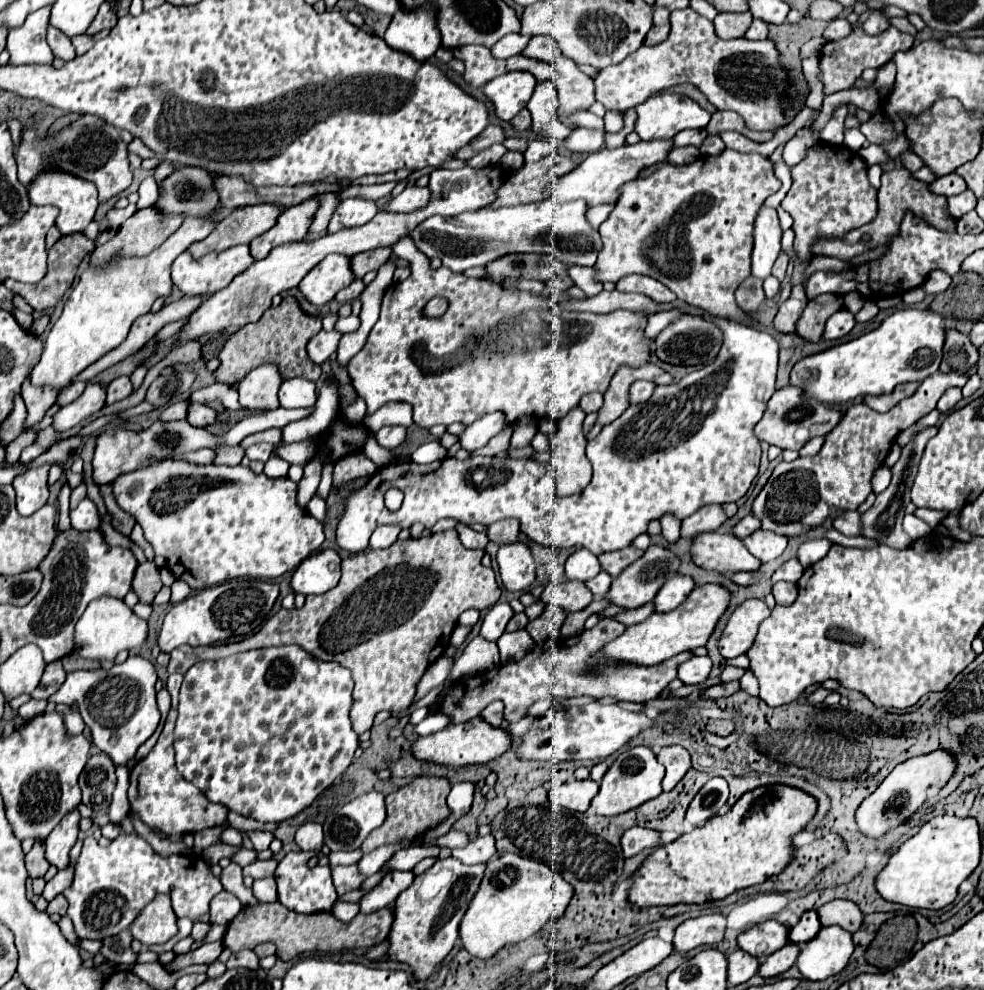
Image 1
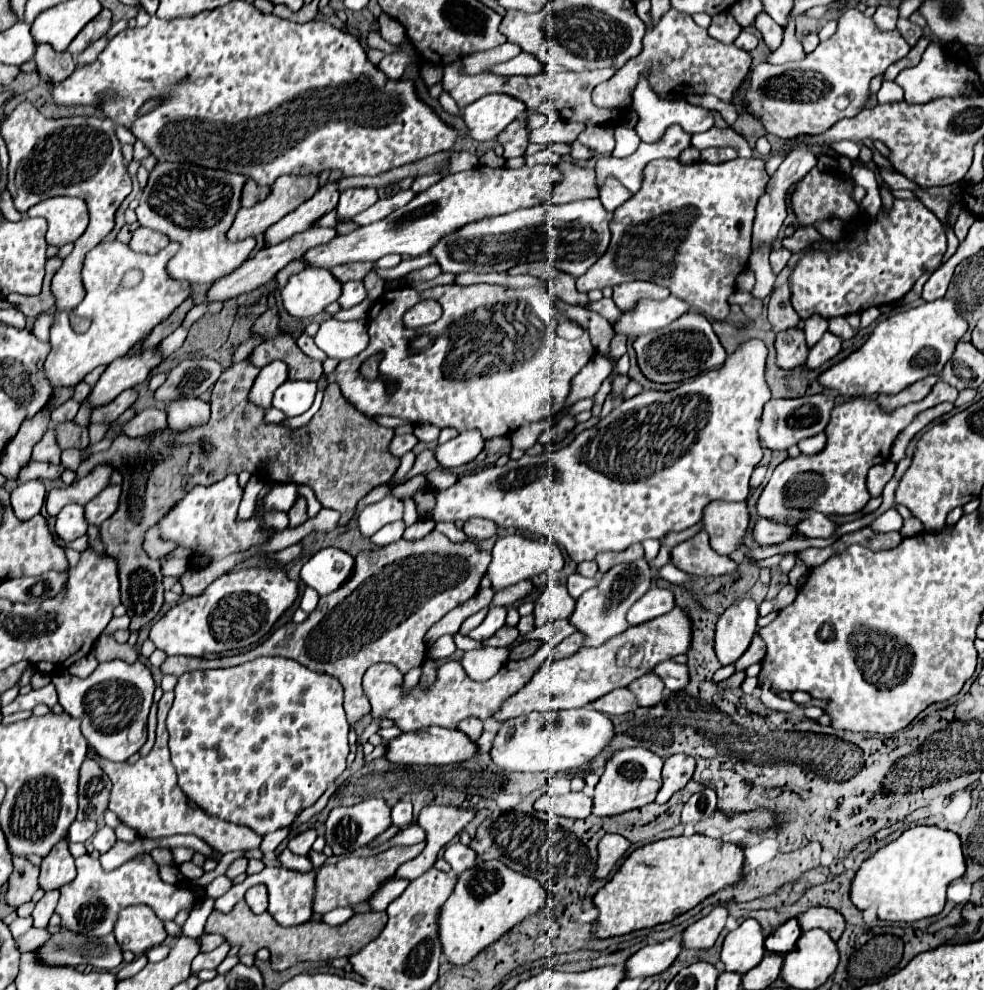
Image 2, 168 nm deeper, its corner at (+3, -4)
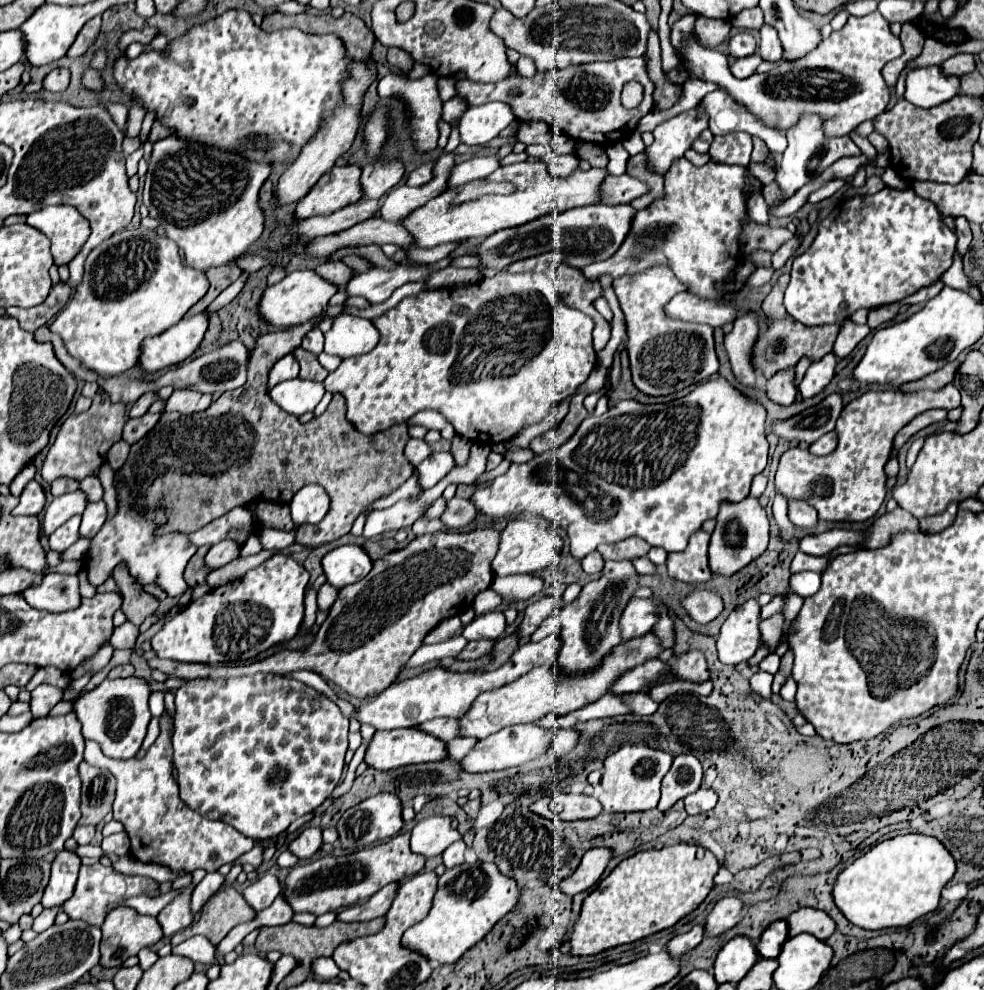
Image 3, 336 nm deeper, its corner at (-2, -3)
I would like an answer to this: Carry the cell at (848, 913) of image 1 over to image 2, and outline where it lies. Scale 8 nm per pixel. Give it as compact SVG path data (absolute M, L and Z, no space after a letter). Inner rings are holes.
M813 907L807 909L803 915L797 917L801 931L809 931L809 929L823 929L829 933L829 937L833 941L837 941L841 937L841 933L845 931L845 921L843 917L835 911L835 909L827 909L827 907Z

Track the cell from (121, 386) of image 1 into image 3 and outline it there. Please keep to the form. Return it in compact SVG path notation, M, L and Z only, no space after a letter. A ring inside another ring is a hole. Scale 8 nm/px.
M152 392L142 394L142 396L132 404L132 408L128 410L128 416L130 416L130 418L138 418L138 416L146 414L146 410L148 410L150 404L152 404L152 400L154 400L154 394L152 394Z

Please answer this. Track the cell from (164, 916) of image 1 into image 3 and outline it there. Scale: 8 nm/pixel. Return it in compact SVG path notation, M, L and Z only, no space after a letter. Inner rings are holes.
M126 906L110 910L100 930L104 936L100 964L106 968L122 966L126 958L138 954L146 946L156 944L164 936L154 916L144 916Z

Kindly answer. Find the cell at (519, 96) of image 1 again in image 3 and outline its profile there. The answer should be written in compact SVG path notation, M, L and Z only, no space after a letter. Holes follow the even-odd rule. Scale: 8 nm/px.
M504 102L472 106L460 118L460 140L464 144L486 144L514 122L512 108Z

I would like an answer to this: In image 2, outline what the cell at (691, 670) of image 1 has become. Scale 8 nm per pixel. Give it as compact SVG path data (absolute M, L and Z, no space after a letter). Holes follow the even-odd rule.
M663 661L663 663L655 665L653 673L657 677L661 677L665 687L671 689L671 691L683 689L687 685L687 677L689 677L687 665L679 665L679 663L673 663L673 661Z

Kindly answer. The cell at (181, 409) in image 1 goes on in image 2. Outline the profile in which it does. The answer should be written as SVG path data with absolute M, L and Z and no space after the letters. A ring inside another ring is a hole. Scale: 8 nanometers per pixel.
M145 409L139 415L135 415L131 421L127 421L121 433L127 437L143 437L163 429L167 429L167 413L159 409Z

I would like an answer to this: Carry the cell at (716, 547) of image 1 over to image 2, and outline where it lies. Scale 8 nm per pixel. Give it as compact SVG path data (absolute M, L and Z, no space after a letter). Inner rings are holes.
M705 531L675 545L671 549L671 563L693 577L719 577L735 571L737 567L731 557L721 557L711 549Z

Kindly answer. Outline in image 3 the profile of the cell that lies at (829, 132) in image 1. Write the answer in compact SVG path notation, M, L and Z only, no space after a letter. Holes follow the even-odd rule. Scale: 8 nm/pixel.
M878 10L862 18L850 16L844 28L832 32L830 38L822 40L816 50L808 52L798 60L782 62L782 66L770 72L756 72L744 80L736 78L730 72L724 54L688 40L696 18L696 14L682 16L671 27L671 43L682 64L688 66L690 78L700 78L718 84L718 90L732 96L734 102L742 104L764 126L786 130L798 124L798 118L802 114L818 114L824 116L824 134L832 138L850 134L858 124L862 124L864 120L872 120L874 116L886 110L890 90L884 84L880 70L886 62L900 58L904 54L904 48L900 38L892 34L890 24L882 18Z

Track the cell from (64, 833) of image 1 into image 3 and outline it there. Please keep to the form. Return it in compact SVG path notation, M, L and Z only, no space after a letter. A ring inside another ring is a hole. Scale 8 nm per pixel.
M62 850L56 854L52 862L52 874L50 882L44 890L42 904L44 908L48 906L62 906L74 892L76 878L78 878L78 868L80 868L80 858L78 854L70 850Z

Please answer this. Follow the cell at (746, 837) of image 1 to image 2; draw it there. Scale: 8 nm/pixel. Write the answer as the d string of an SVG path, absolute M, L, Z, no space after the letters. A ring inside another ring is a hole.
M691 835L643 845L635 849L621 863L613 879L595 893L593 905L599 909L595 937L619 937L667 923L693 909L715 891L733 885L739 877L743 877L743 851L735 843Z

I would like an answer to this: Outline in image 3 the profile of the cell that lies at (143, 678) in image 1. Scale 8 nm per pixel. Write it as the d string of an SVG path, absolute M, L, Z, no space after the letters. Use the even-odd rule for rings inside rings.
M128 676L128 678L106 678L94 690L80 694L74 700L74 712L78 722L82 724L82 734L86 740L94 740L100 744L102 752L116 760L134 758L144 742L148 722L152 718L148 710L148 698L152 690L144 678Z

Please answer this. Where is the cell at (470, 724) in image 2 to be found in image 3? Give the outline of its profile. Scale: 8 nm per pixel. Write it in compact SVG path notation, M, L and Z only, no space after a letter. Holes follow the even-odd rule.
M436 718L436 720L420 724L418 728L426 730L426 732L432 732L434 736L440 736L446 742L454 740L454 738L460 738L460 720L458 718Z

